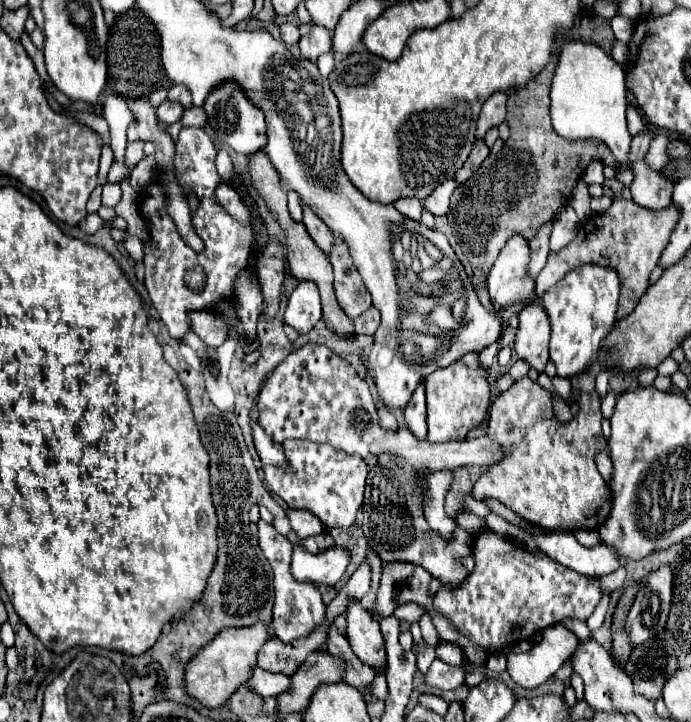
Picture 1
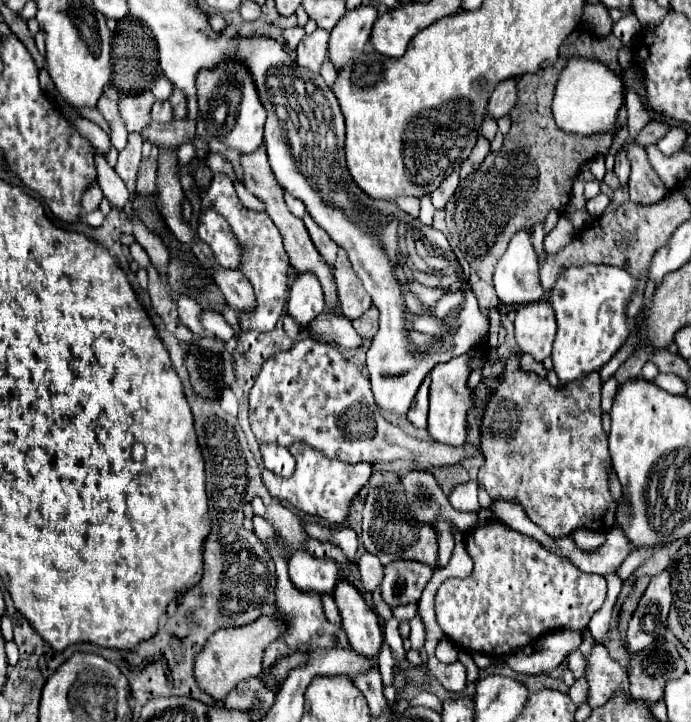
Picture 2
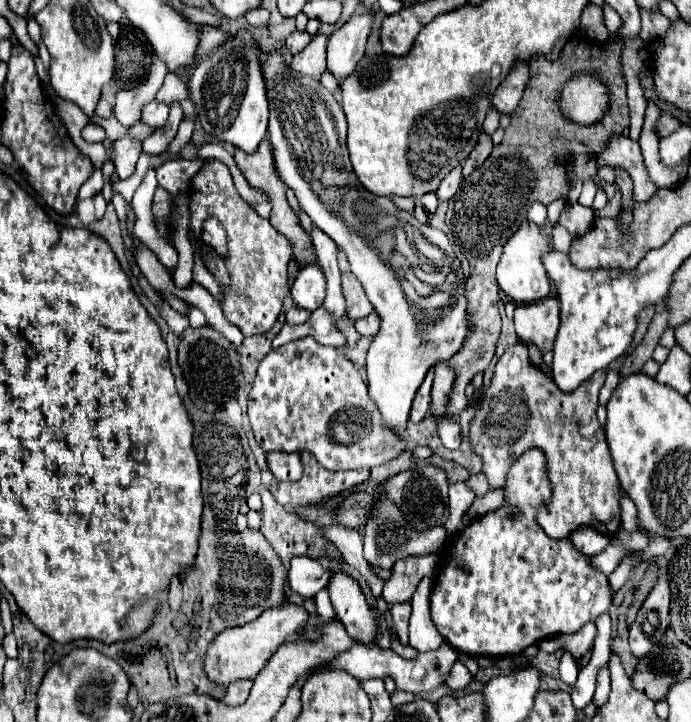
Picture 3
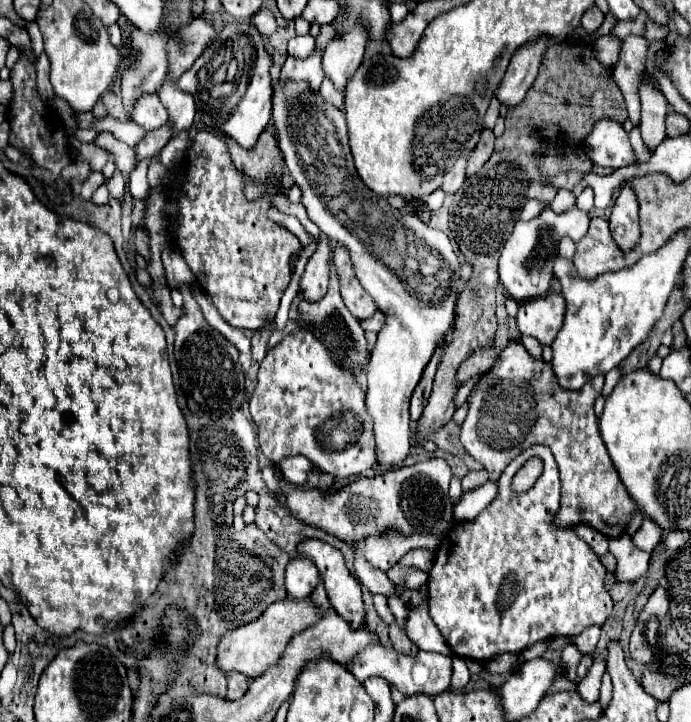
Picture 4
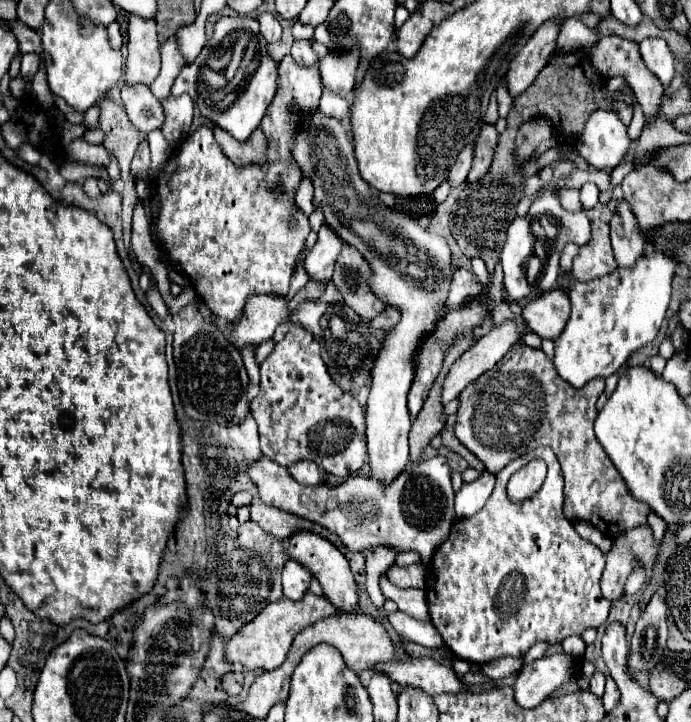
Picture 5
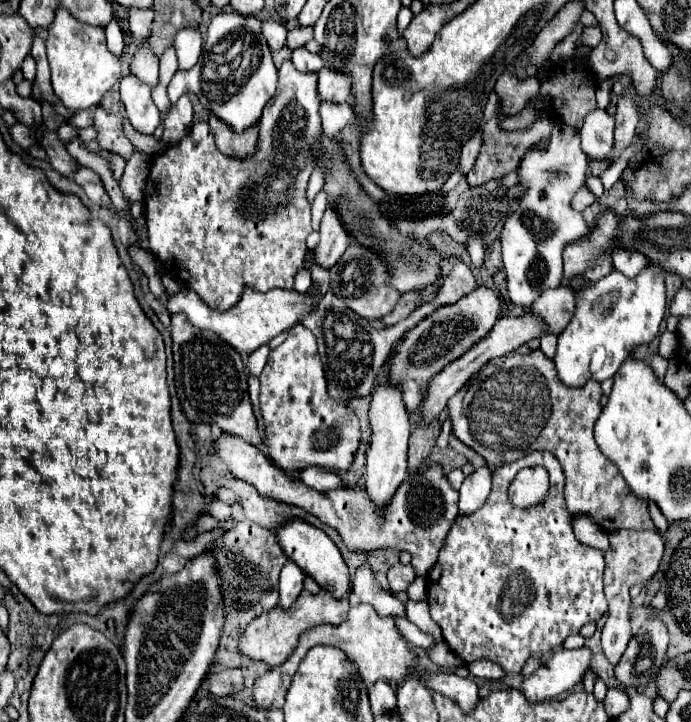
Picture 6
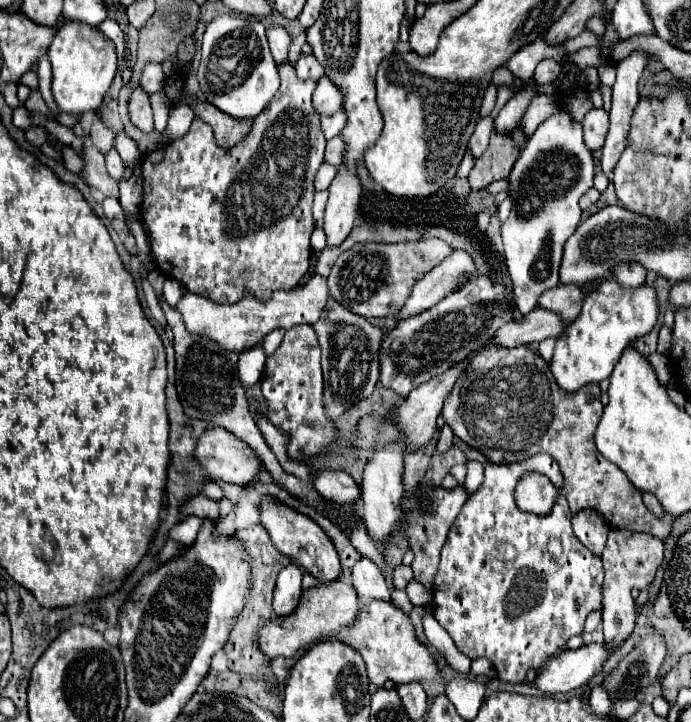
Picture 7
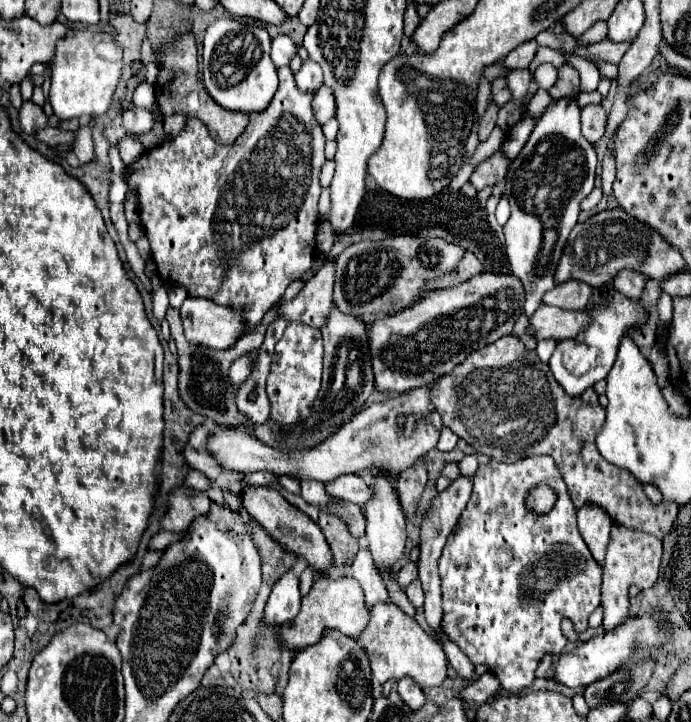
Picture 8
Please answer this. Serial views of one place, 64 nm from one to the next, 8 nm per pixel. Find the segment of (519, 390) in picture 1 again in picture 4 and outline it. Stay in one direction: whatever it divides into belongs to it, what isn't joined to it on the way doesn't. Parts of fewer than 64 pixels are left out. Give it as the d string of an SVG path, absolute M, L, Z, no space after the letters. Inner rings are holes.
M522 342L512 348L518 348L516 372L512 372L514 366L510 366L508 360L508 378L488 370L472 388L468 396L468 414L460 428L462 446L488 470L492 482L496 482L508 462L528 446L548 446L558 462L562 480L556 524L568 528L588 524L608 538L622 536L632 516L642 510L628 496L598 432L594 400L602 392L604 376L594 376L582 390L564 392L550 364L530 356Z

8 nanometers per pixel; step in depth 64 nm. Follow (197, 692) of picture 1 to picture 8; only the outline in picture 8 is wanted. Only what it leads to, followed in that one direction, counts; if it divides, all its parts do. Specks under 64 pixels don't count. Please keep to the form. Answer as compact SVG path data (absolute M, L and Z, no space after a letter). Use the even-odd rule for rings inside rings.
M340 576L340 578L320 578L314 582L310 592L302 598L302 608L300 614L296 616L294 622L284 624L280 628L280 640L288 642L290 650L300 650L310 644L316 644L324 632L324 628L334 628L340 630L342 634L356 638L364 628L368 626L368 604L364 602L364 592L358 584L358 580L350 576Z

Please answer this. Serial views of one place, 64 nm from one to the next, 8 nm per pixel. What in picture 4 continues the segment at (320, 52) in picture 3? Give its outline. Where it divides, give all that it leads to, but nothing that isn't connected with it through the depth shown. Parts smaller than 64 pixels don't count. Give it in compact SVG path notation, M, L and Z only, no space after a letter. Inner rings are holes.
M314 50L312 56L300 60L300 58L294 58L294 56L288 56L284 66L282 66L282 72L280 72L280 78L284 80L292 80L292 82L308 82L308 86L312 88L312 92L318 92L320 90L320 84L322 84L322 78L324 78L324 72L322 72L322 54L320 50Z

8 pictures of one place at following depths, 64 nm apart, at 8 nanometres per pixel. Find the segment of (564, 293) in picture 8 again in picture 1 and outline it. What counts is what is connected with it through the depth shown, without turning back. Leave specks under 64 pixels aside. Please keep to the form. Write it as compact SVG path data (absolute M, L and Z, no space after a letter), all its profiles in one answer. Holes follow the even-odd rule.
M528 304L518 314L518 344L516 354L518 358L524 358L530 362L532 368L538 372L544 370L548 362L548 340L550 340L550 326L548 326L548 314L540 304Z

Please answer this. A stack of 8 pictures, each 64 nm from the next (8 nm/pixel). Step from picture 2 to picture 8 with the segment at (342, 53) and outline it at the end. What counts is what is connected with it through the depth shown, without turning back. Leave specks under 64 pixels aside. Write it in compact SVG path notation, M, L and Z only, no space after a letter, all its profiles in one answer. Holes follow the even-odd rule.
M322 86L320 90L316 90L314 94L314 100L312 100L312 108L314 108L314 114L316 114L316 120L320 124L326 124L332 116L334 116L334 110L336 110L336 100L332 96L332 92Z

